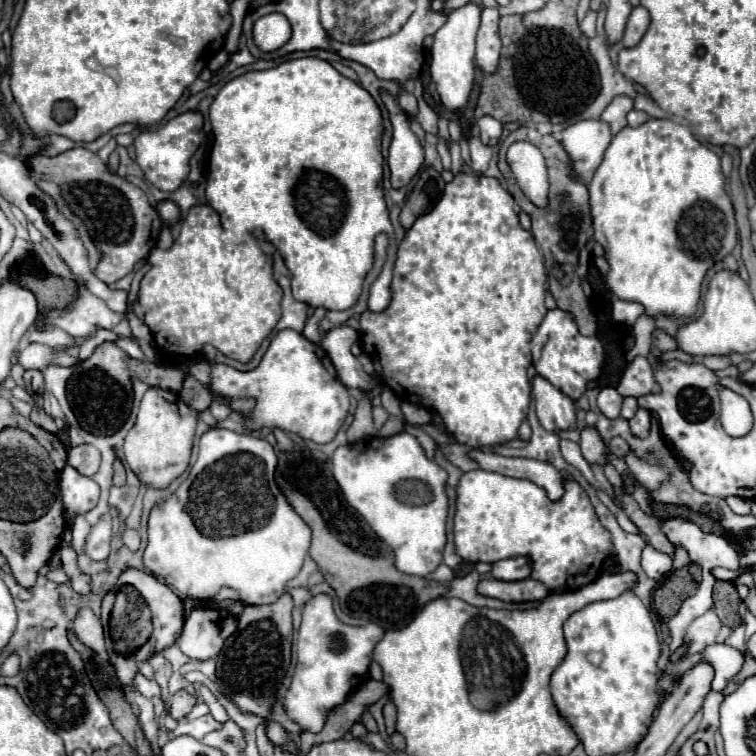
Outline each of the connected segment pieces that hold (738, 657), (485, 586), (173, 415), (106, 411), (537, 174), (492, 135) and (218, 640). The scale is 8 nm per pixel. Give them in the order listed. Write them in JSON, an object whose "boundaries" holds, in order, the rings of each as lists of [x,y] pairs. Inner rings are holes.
{"boundaries":[[[[716,643],[716,645],[704,647],[700,661],[712,665],[712,669],[714,669],[714,679],[712,679],[710,691],[720,691],[740,671],[740,667],[744,663],[744,655],[728,645]]],[[[484,579],[478,583],[478,593],[506,603],[524,603],[524,601],[542,601],[548,595],[548,589],[534,579],[522,579],[512,583]]],[[[150,387],[146,391],[140,403],[136,423],[126,435],[124,443],[126,463],[138,475],[140,481],[164,489],[186,471],[196,433],[196,419],[198,413],[192,407],[188,407],[178,393],[160,387]]],[[[102,343],[68,379],[68,401],[80,427],[94,435],[116,433],[130,415],[132,407],[132,369],[130,357],[116,343]]],[[[527,141],[516,142],[509,147],[506,160],[524,195],[536,207],[546,207],[549,190],[548,173],[540,150]]],[[[484,115],[478,119],[478,127],[480,127],[480,139],[486,143],[486,145],[496,145],[500,135],[502,135],[502,123],[496,121],[494,117],[490,115]]],[[[196,607],[186,619],[176,645],[190,659],[214,659],[220,653],[226,637],[236,631],[236,625],[236,619],[226,611]],[[224,621],[228,621],[228,629],[222,629]]]]}

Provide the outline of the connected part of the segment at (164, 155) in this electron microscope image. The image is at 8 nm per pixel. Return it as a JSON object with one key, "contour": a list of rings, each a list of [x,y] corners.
{"contour":[[[196,111],[182,113],[174,119],[170,119],[166,125],[158,127],[156,131],[140,133],[134,139],[136,163],[142,167],[142,171],[146,173],[146,177],[152,185],[156,185],[162,191],[174,191],[188,177],[188,171],[190,171],[188,161],[196,153],[200,141],[202,141],[202,115]]]}

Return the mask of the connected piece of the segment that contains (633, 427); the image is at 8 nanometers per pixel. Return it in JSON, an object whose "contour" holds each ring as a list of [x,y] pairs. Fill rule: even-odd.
{"contour":[[[638,409],[636,415],[630,419],[630,431],[636,437],[640,437],[640,439],[648,437],[648,431],[650,431],[650,413],[646,409]]]}

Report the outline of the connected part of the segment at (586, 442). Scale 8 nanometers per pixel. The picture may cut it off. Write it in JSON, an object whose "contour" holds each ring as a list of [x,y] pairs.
{"contour":[[[588,427],[582,431],[582,439],[580,439],[580,447],[582,447],[582,455],[590,465],[606,465],[606,445],[602,443],[600,435],[596,433],[596,429]]]}

